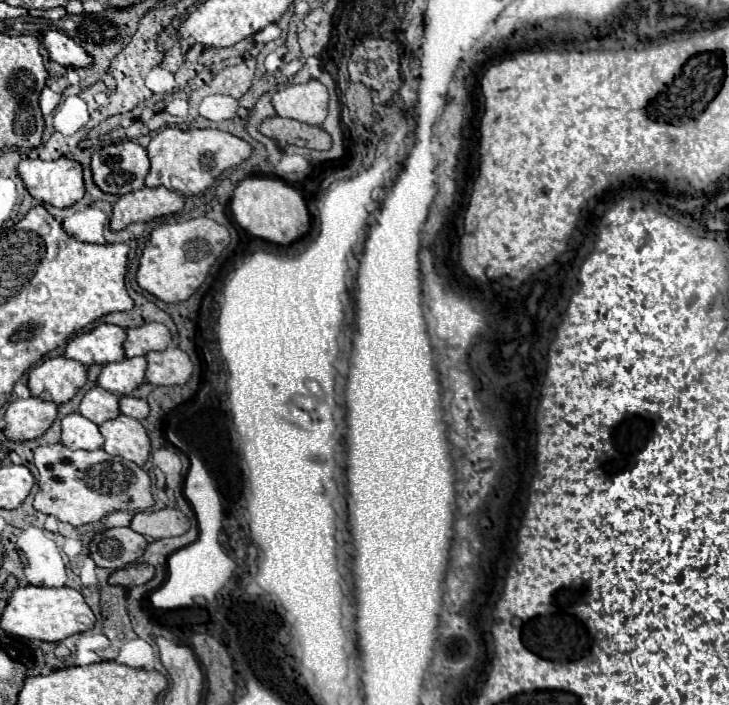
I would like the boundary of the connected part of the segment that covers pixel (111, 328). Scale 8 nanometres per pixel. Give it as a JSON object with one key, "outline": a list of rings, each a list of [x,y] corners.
{"outline":[[[99,324],[91,332],[75,336],[65,350],[67,358],[79,360],[85,366],[121,362],[125,358],[123,342],[127,330],[115,324]]]}

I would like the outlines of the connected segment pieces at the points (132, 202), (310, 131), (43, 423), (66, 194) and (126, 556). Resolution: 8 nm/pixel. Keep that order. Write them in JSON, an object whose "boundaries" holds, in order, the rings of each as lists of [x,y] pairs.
{"boundaries":[[[[143,186],[141,190],[119,196],[119,200],[113,204],[113,216],[109,226],[111,230],[123,230],[131,222],[149,222],[153,218],[181,212],[183,206],[185,206],[183,194],[167,190],[165,186],[157,188]]],[[[273,116],[261,122],[259,126],[261,134],[275,138],[279,142],[305,146],[313,150],[329,150],[331,148],[331,136],[321,126],[309,126],[291,118]]],[[[29,396],[25,400],[17,398],[9,404],[5,412],[5,420],[7,420],[5,436],[17,442],[39,438],[41,434],[47,432],[47,428],[53,424],[55,418],[57,418],[55,402],[37,396]]],[[[65,156],[51,162],[23,160],[19,176],[33,198],[57,208],[73,206],[85,192],[81,162]]],[[[111,528],[93,538],[89,552],[97,566],[119,570],[127,564],[137,562],[143,556],[147,544],[149,542],[145,536],[131,528]]]]}

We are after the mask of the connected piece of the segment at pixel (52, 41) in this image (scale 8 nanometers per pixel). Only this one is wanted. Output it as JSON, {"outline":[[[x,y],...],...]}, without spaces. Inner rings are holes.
{"outline":[[[49,30],[43,36],[45,48],[49,52],[49,58],[65,68],[91,68],[93,58],[89,58],[89,54],[85,54],[85,50],[81,50],[81,46],[77,42],[73,42],[73,38],[57,32],[57,30]]]}

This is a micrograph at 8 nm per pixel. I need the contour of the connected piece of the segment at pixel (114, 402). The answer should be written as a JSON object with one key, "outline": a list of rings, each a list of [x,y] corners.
{"outline":[[[93,386],[81,400],[81,408],[79,412],[89,418],[91,422],[95,422],[97,426],[101,426],[105,420],[117,418],[119,412],[119,396],[115,396],[113,392],[103,390],[101,386]]]}

